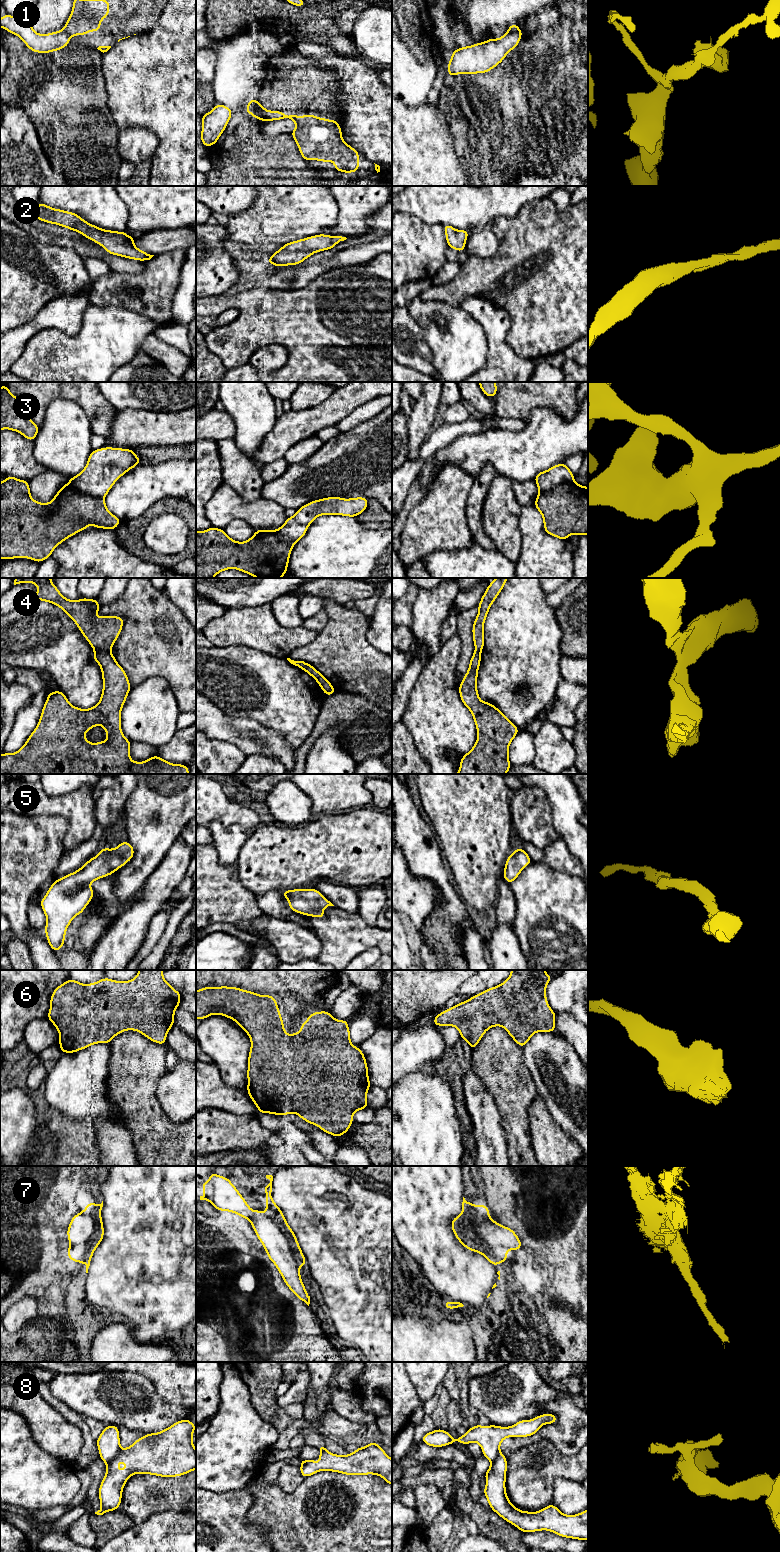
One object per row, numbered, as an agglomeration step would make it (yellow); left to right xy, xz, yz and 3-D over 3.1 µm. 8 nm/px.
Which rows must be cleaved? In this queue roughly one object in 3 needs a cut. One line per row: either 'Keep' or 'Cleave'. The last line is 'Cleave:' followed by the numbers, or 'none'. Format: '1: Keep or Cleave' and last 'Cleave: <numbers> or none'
1: Cleave
2: Keep
3: Cleave
4: Cleave
5: Keep
6: Keep
7: Keep
8: Cleave
Cleave: 1, 3, 4, 8

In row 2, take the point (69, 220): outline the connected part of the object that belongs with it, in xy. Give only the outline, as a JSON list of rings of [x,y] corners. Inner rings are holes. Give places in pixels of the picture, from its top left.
[[[38,201],[38,207],[34,213],[29,213],[40,221],[56,224],[67,229],[76,231],[84,237],[101,245],[109,254],[128,259],[147,261],[154,255],[141,251],[134,246],[134,239],[124,231],[117,232],[101,229],[86,222],[83,218],[73,212],[51,208]]]

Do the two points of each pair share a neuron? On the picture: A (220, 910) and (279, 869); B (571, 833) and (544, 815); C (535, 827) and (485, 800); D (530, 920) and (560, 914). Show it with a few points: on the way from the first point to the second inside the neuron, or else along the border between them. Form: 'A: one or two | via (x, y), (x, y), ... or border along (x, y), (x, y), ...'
A: two | border along (237, 870), (240, 881), (255, 894)
B: two | border along (546, 797), (551, 809), (552, 826), (559, 835)
C: two | border along (512, 791), (511, 820), (513, 824)
D: one | via (537, 920), (542, 920), (549, 913), (553, 913)

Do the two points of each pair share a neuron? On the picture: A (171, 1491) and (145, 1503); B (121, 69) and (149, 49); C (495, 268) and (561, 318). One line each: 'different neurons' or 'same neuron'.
A: same neuron
B: same neuron
C: same neuron

